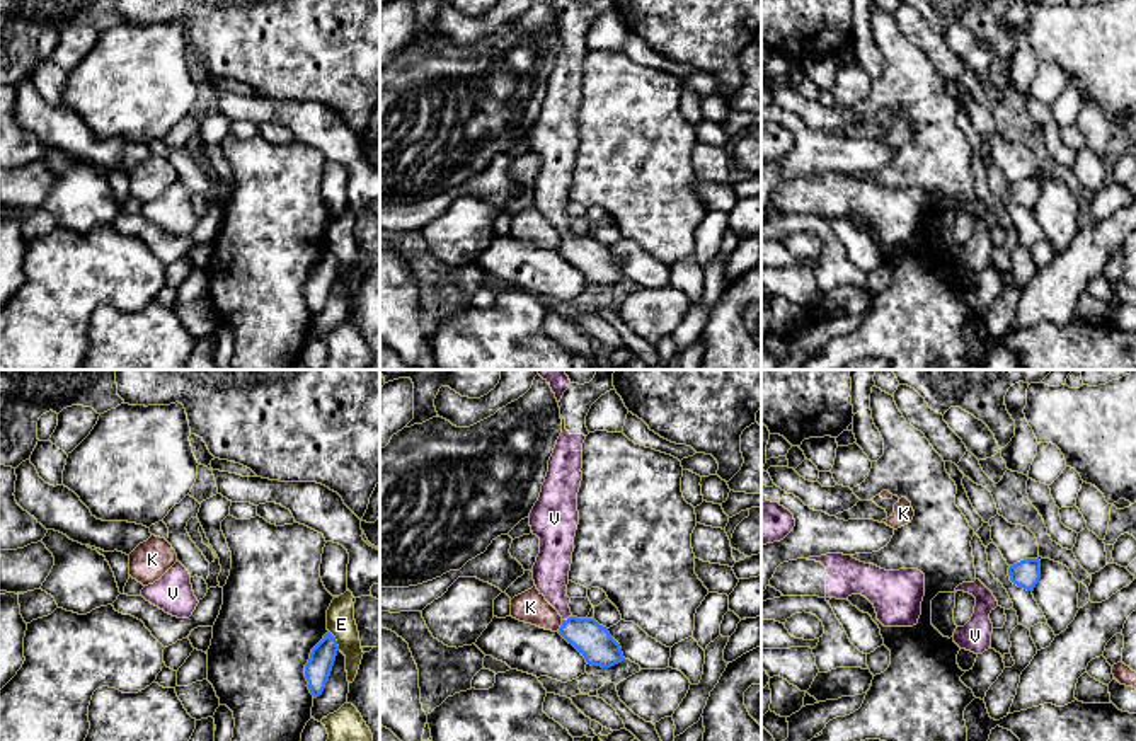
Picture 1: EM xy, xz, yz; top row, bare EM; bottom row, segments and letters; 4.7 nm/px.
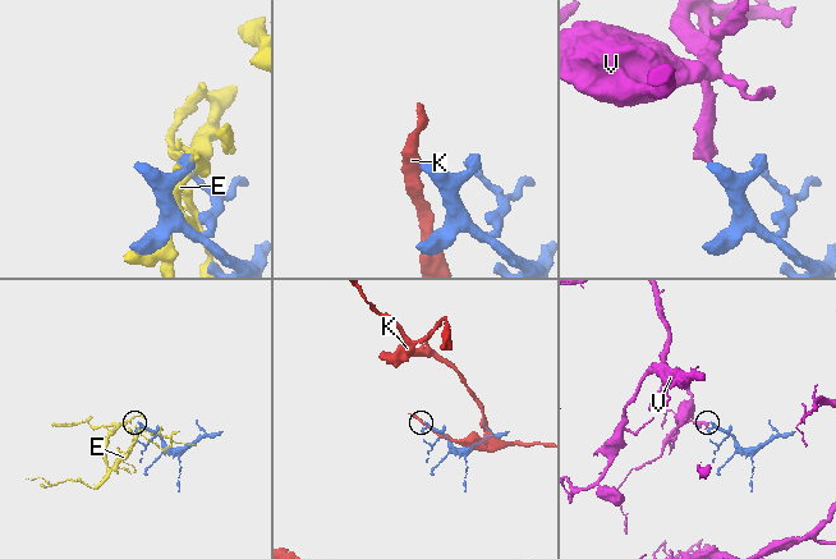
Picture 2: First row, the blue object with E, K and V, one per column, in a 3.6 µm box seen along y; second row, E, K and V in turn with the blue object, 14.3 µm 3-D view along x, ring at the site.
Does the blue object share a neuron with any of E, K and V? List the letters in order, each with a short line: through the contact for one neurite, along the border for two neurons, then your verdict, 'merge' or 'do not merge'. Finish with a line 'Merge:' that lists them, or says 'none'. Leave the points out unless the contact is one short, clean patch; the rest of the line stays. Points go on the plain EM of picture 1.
E: do not merge
K: line xz (562, 239), (557, 249); do not merge
V: line xz (593, 259), (568, 237), (554, 210), (550, 191); merge
Merge: V

